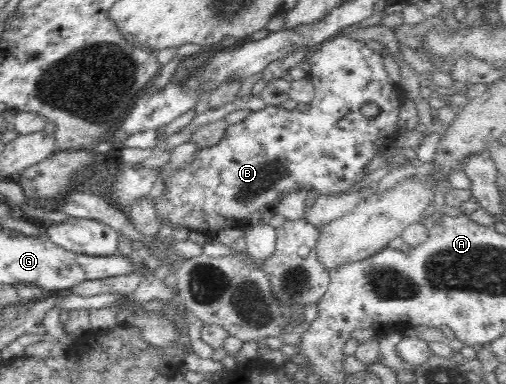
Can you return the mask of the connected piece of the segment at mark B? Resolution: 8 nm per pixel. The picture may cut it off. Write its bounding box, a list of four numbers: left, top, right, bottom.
[154,35,402,232]

